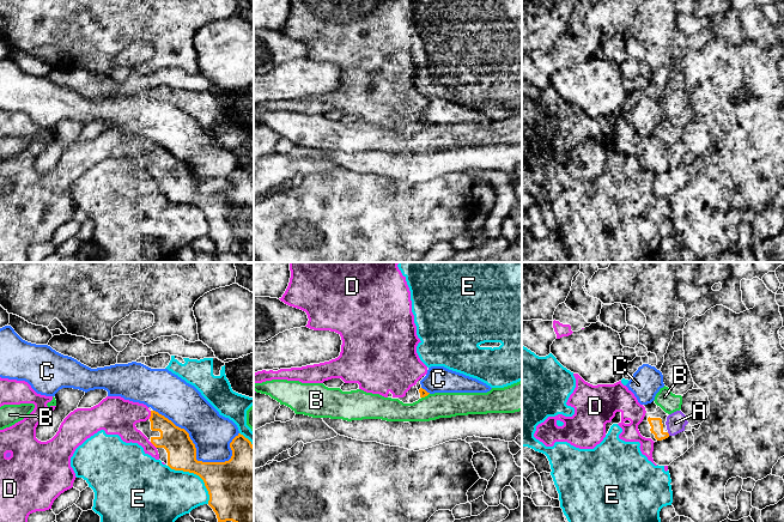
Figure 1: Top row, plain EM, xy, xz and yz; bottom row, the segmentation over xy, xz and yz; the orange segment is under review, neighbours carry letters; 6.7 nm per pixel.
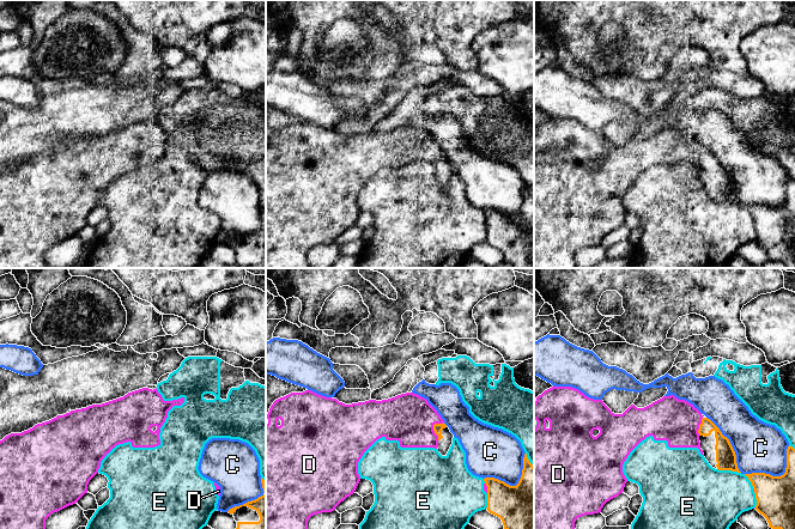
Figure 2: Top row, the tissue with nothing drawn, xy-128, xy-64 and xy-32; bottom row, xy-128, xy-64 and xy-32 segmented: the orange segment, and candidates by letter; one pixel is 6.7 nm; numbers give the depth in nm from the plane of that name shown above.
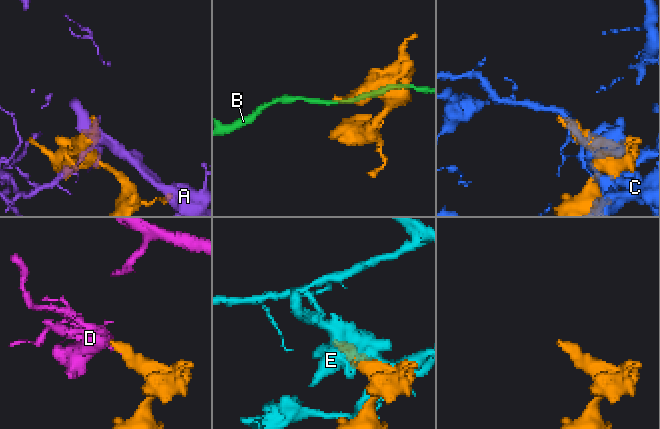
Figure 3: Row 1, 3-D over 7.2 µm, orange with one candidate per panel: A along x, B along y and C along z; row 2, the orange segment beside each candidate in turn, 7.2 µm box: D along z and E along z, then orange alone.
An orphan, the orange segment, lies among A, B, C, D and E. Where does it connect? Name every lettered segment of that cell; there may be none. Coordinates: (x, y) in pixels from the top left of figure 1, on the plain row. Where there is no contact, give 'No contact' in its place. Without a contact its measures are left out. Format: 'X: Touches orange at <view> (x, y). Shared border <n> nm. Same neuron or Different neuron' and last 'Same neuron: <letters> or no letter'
A: Touches orange at yz (668, 165). Shared border 30 nm. Different neuron
B: Touches orange at xz (425, 127). Shared border 70 nm. Different neuron
C: Touches orange at xy (194, 178). Shared border 600 nm. Different neuron
D: Touches orange at xy (151, 146). Shared border 60 nm. Same neuron
E: Touches orange at xy (196, 206). Shared border 380 nm. Different neuron
Same neuron: D

